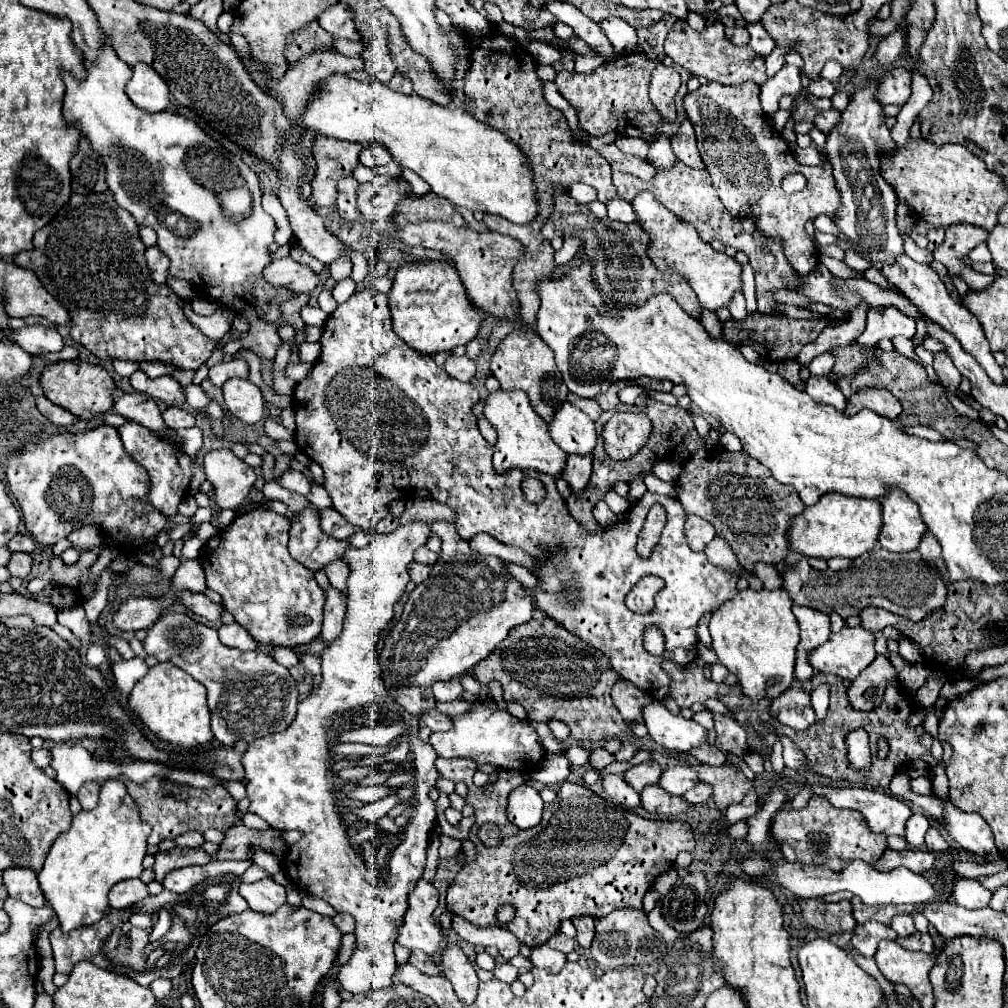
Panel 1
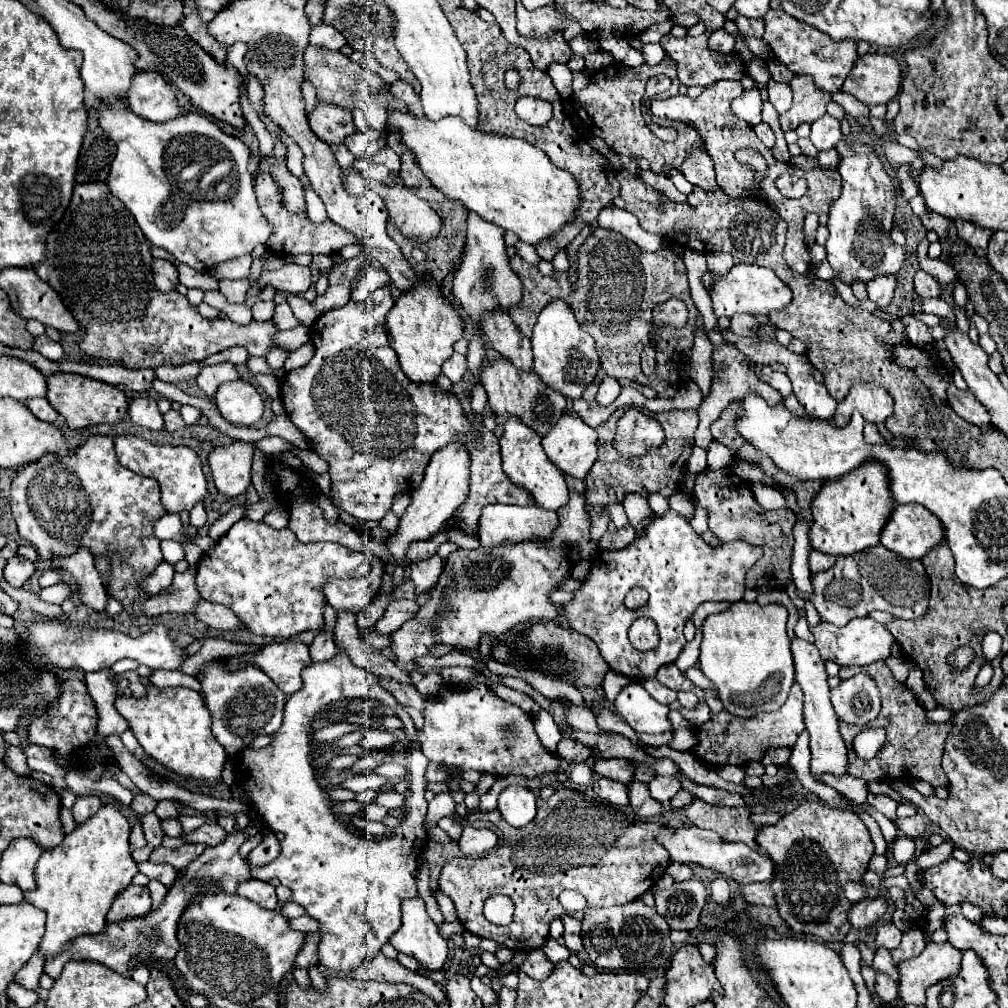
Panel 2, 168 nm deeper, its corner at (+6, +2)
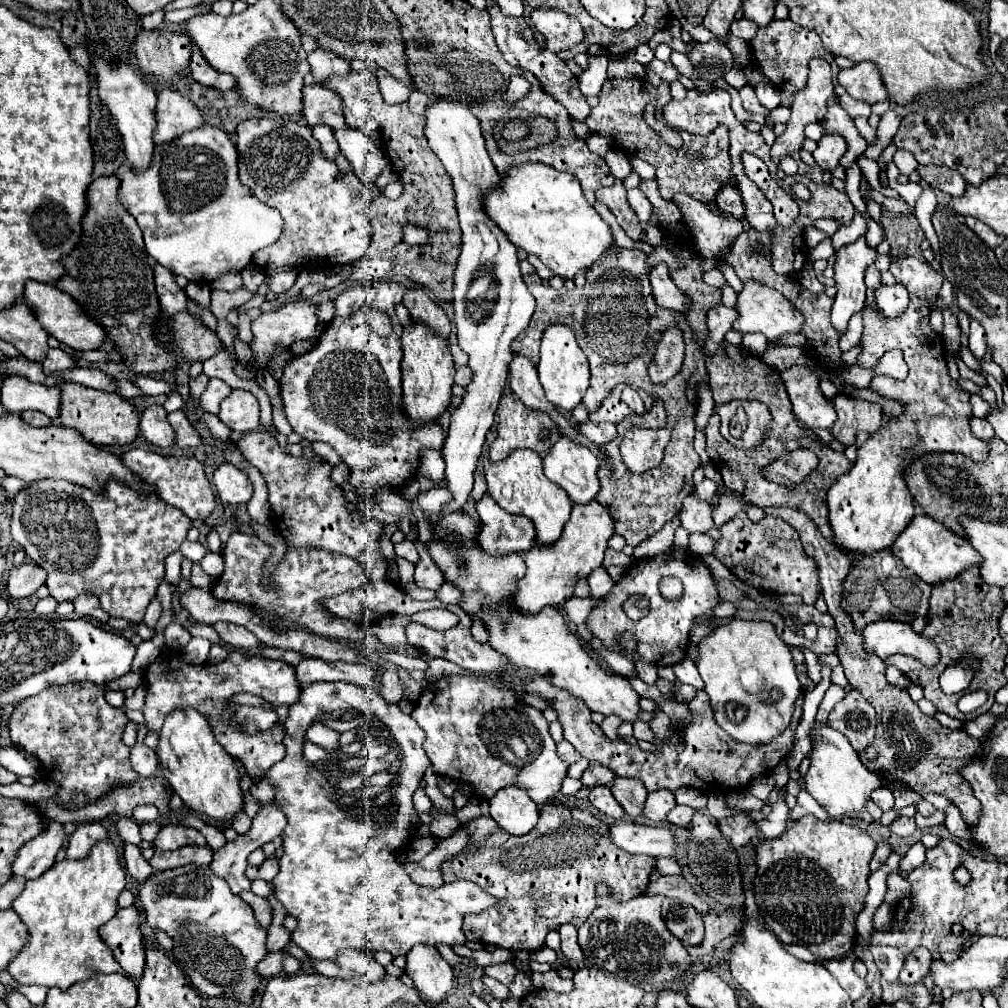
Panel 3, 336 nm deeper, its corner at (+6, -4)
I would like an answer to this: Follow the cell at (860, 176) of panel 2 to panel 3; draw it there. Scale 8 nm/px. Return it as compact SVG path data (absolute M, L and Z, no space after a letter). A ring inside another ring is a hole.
M858 238L856 242L838 250L836 256L834 280L838 294L832 306L832 326L836 328L838 336L842 336L848 328L848 320L864 308L864 270L876 260L876 250L870 248L864 238Z

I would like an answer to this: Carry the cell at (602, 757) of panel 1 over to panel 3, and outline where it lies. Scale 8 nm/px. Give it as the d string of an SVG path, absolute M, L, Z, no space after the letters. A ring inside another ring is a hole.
M562 740L556 744L556 750L558 750L558 756L568 762L568 764L574 764L576 760L580 760L580 754L576 752L576 748L568 742L568 740Z

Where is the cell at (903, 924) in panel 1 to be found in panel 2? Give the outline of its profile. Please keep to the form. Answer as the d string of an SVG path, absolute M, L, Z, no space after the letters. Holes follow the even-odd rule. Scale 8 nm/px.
M890 922L890 924L882 924L878 926L878 934L876 934L876 946L884 946L888 950L896 948L902 940L902 932Z

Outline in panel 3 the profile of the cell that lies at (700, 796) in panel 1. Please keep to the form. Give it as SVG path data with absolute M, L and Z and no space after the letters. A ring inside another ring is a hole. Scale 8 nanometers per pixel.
M674 806L670 810L670 814L668 814L666 820L670 824L676 824L676 826L688 826L690 820L692 820L692 816L694 816L694 810L692 808L688 808L688 806Z

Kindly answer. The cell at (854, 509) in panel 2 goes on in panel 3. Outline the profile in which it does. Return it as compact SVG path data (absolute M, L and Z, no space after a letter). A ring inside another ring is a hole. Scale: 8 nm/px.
M904 258L890 264L888 270L896 282L908 290L910 304L898 318L886 318L870 306L864 306L864 334L860 340L862 352L858 356L858 366L874 368L888 350L902 350L904 362L910 368L908 376L904 380L874 376L870 390L902 402L904 412L896 418L888 418L882 428L858 448L858 460L852 470L838 478L828 490L830 524L836 544L848 552L860 552L862 556L890 548L896 536L902 534L914 518L914 498L904 480L908 460L932 452L960 452L972 460L984 460L988 454L988 444L976 438L970 430L970 392L962 390L960 384L948 376L942 336L930 328L930 306L936 300L944 278L932 264L918 258Z

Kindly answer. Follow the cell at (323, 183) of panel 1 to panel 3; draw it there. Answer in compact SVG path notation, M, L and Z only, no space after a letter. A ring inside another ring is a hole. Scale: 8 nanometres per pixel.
M312 84L302 88L302 104L304 104L304 116L310 126L314 124L326 124L332 130L344 128L344 114L342 114L342 98L334 94L334 90Z

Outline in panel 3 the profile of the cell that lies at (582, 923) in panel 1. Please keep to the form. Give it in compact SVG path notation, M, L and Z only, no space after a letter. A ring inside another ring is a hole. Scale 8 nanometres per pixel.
M564 924L558 928L560 938L562 938L562 952L568 960L576 960L580 962L584 958L580 946L578 946L578 936L576 936L576 928L572 924Z

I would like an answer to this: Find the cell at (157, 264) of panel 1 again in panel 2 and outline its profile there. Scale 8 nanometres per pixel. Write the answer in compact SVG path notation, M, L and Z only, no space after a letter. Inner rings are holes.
M154 258L152 272L154 272L154 284L160 292L170 292L178 284L178 272L176 272L174 264L170 264L168 260Z

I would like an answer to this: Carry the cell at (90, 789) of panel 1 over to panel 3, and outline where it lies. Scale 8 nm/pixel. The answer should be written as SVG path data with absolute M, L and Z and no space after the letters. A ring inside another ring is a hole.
M98 822L78 824L74 834L70 836L66 858L72 858L72 860L86 858L90 854L92 846L96 846L96 842L100 842L102 838L106 838L106 828L102 824L98 824Z

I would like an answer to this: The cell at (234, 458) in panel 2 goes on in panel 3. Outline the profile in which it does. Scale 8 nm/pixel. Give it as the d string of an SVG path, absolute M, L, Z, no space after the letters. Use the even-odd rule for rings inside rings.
M222 464L214 472L214 486L226 504L246 504L252 498L252 482L232 464Z

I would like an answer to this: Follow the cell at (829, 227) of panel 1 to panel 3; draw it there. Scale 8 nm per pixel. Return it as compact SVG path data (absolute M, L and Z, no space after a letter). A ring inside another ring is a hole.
M809 226L805 230L804 240L809 249L815 248L824 238L827 238L826 234L820 232L814 226Z

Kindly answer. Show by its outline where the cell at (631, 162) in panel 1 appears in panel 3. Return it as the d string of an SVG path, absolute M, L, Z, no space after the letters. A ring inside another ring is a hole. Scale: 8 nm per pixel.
M676 194L674 202L678 202L682 206L682 214L686 214L686 224L692 230L700 254L704 254L708 260L714 260L716 264L726 264L724 254L740 236L742 222L736 218L724 218L712 212L706 204L684 194Z

